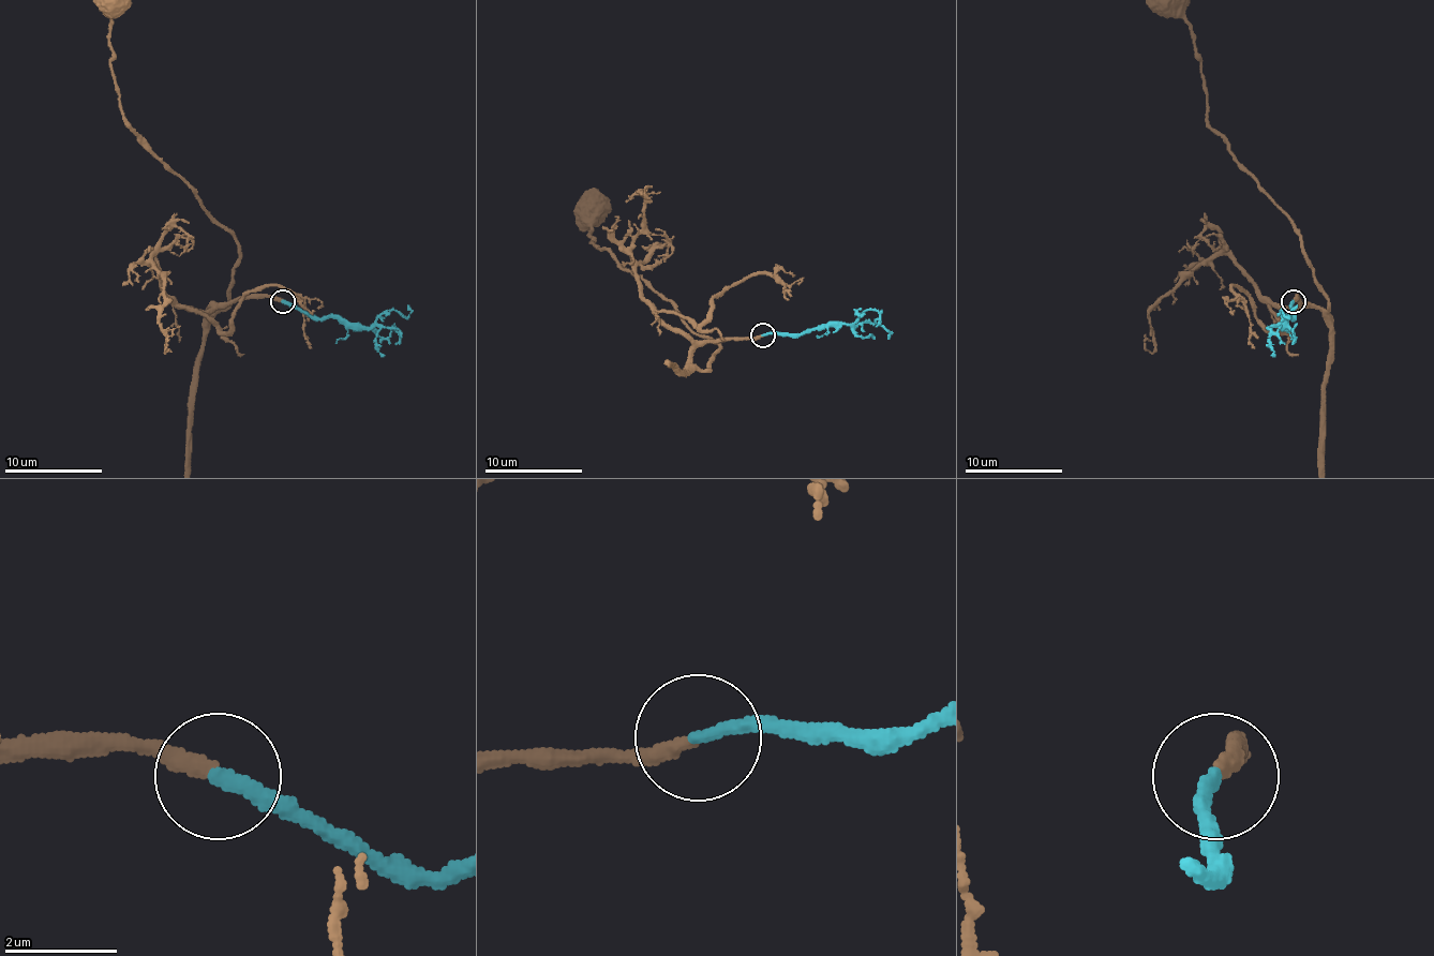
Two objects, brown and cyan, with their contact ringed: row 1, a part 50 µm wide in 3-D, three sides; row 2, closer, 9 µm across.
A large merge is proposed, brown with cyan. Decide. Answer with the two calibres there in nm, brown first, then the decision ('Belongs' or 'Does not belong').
Thickness 280 nm (brown) against 280 nm. Belongs

